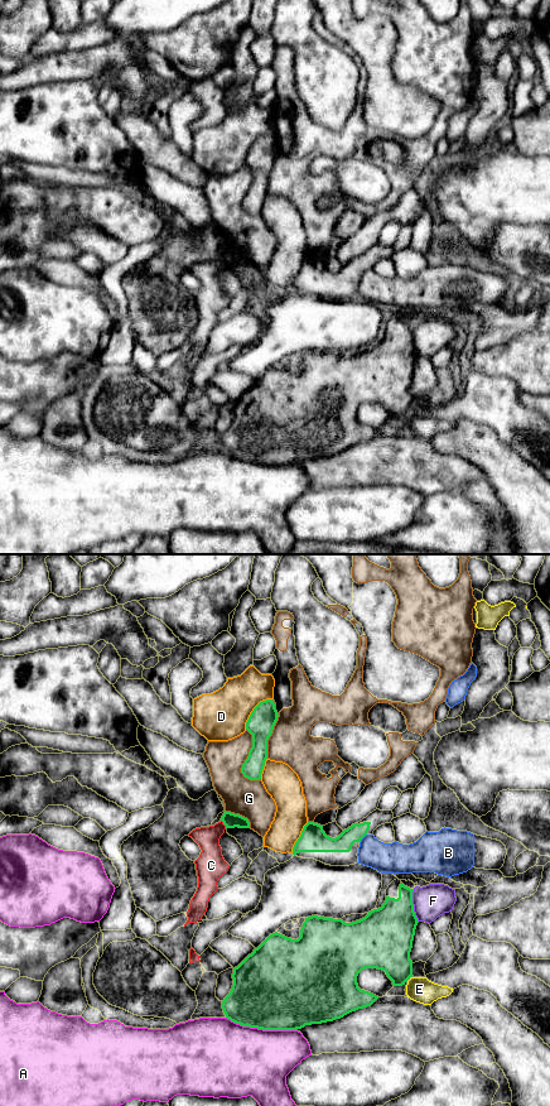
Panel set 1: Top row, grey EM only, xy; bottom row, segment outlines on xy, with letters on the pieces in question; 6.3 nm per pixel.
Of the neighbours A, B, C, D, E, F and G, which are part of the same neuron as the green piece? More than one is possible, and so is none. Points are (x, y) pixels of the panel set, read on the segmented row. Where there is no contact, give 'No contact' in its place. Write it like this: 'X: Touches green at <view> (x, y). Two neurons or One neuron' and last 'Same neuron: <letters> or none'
A: Touches green at xy (261, 1028). Two neurons
B: Touches green at xy (362, 837). Two neurons
C: Touches green at xy (223, 823). Two neurons
D: Touches green at xy (254, 710). Two neurons
E: Touches green at xy (409, 979). Two neurons
F: Touches green at xy (413, 905). Two neurons
G: Touches green at xy (245, 760). Two neurons
Same neuron: none

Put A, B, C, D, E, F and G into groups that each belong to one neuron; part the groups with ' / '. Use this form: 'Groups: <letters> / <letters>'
Groups: A / B / C / D / E / F / G

